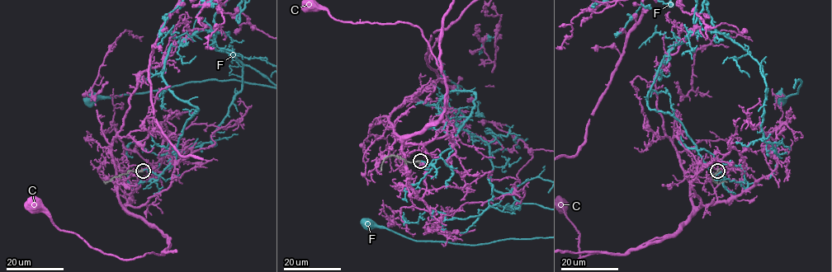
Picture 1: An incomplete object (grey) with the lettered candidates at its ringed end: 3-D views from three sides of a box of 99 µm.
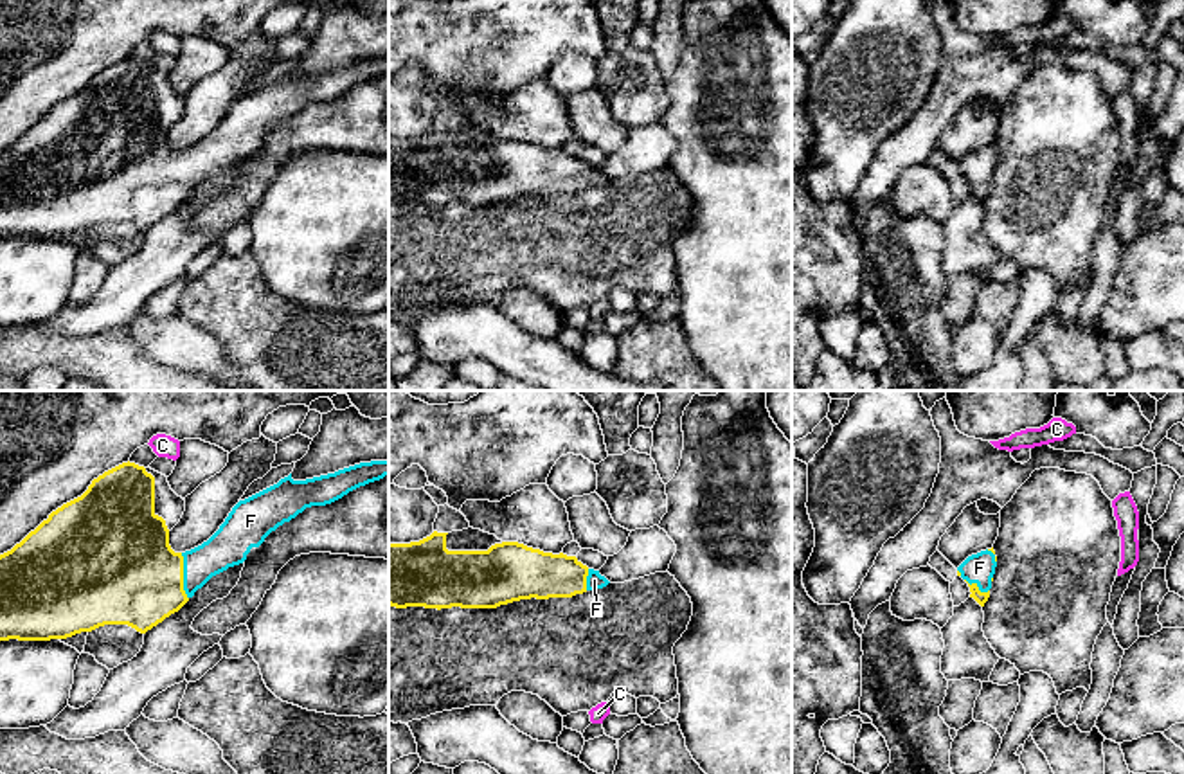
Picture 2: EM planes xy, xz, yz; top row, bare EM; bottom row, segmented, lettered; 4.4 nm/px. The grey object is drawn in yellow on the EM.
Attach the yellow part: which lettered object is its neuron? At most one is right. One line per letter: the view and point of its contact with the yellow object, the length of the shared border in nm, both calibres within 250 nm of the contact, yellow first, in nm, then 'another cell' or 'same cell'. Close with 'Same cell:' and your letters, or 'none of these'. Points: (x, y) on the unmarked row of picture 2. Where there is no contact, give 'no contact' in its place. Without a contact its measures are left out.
C: no contact | another cell
F: xy (182, 173) | 220 nm | 460/180 nm | same cell
Same cell: F

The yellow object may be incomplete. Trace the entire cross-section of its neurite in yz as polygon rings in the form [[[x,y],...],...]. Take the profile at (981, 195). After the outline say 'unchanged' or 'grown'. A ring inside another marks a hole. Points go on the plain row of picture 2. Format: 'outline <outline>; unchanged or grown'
outline [[[993,144],[968,153],[957,164],[957,173],[961,173],[970,184],[970,194],[973,194],[981,203],[984,203],[990,194],[995,164],[997,153]]]; grown

